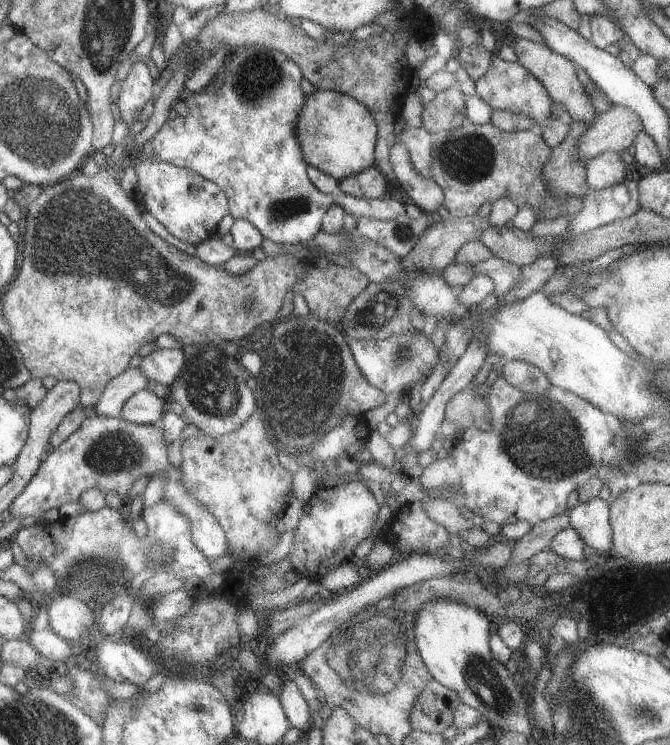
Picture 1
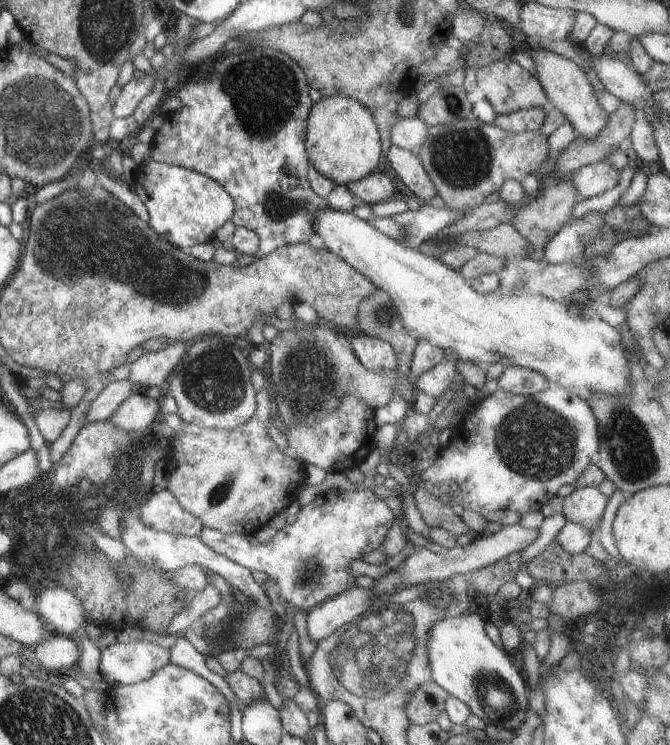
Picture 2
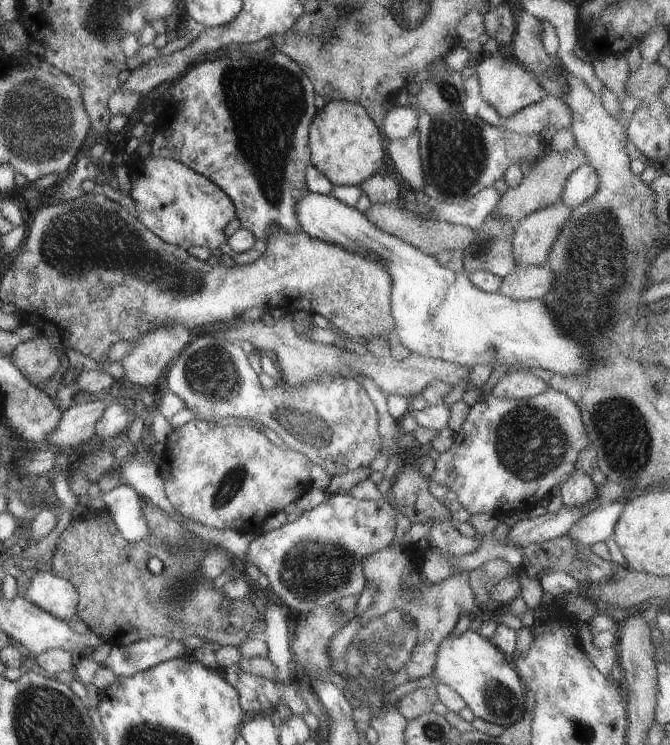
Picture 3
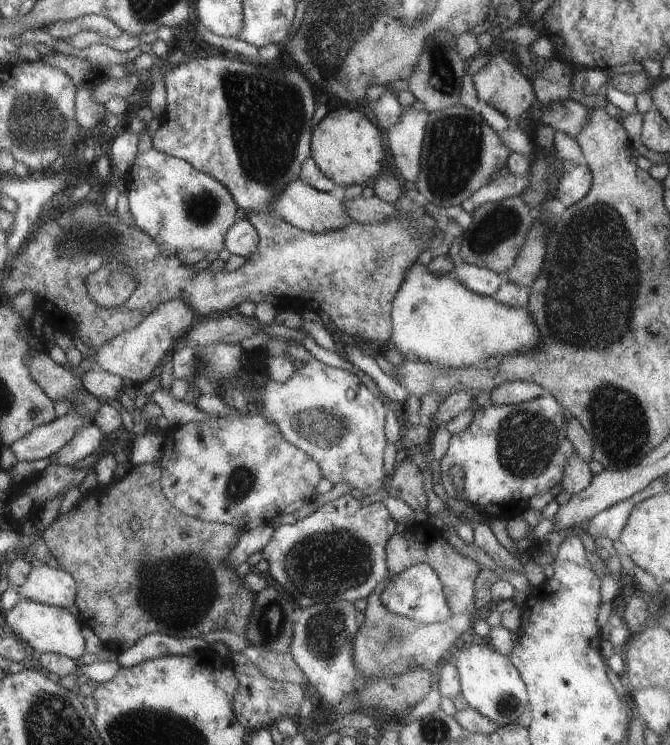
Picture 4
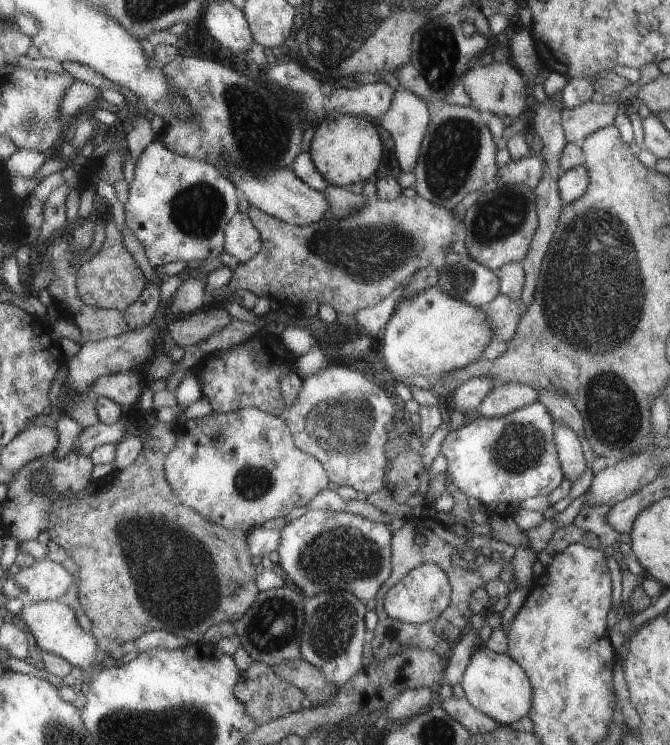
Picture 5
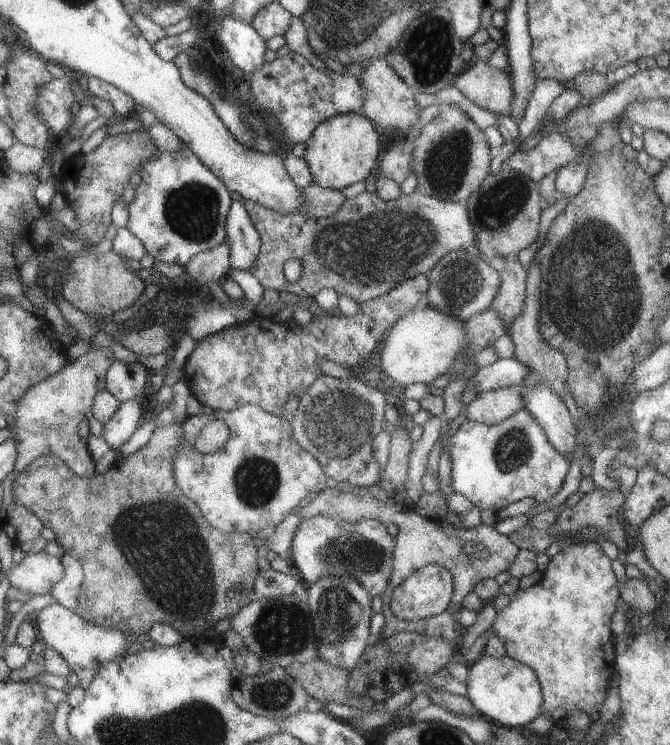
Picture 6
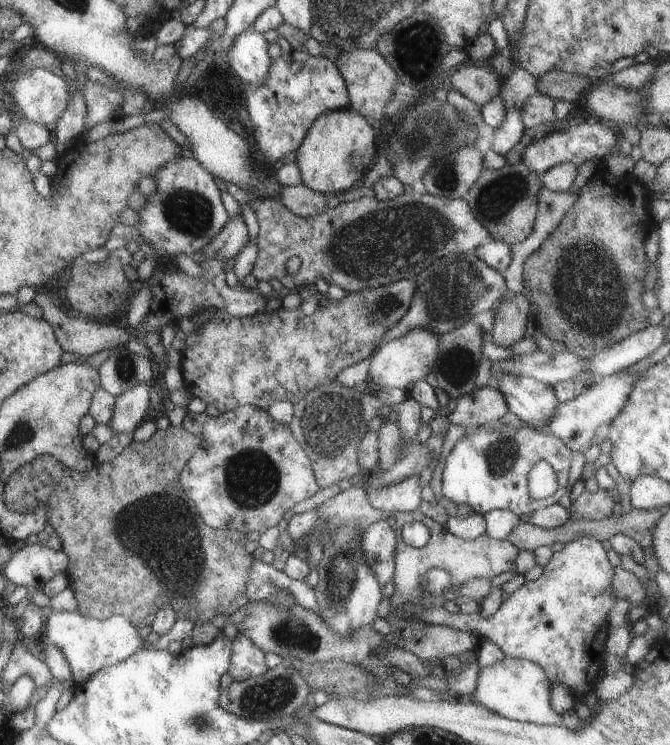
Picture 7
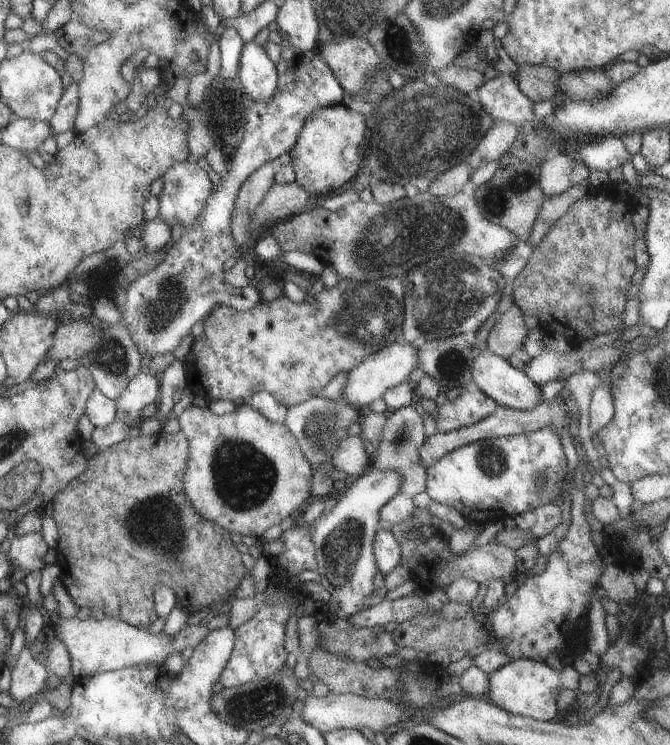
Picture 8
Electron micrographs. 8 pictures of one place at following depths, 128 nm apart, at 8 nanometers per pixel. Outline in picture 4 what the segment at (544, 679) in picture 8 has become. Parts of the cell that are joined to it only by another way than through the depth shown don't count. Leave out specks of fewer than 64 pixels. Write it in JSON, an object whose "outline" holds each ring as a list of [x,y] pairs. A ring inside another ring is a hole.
{"outline":[[[470,643],[465,648],[457,646],[457,651],[451,653],[451,659],[454,660],[460,692],[469,705],[468,708],[499,727],[516,723],[518,716],[528,709],[524,683],[507,655],[498,654],[485,644]]]}

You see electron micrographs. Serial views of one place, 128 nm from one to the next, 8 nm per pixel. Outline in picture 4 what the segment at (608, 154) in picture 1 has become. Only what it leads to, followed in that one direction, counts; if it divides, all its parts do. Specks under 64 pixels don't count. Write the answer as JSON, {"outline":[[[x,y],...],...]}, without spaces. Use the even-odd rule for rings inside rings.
{"outline":[[[583,162],[575,165],[573,169],[563,171],[557,180],[554,194],[555,198],[564,206],[576,204],[590,190],[592,176]]]}

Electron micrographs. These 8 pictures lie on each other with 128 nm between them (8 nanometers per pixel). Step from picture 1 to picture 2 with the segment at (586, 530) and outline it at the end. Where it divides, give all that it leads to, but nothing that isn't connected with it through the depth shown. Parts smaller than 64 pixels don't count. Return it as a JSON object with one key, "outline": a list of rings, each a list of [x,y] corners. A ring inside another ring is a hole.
{"outline":[[[575,487],[564,497],[562,516],[567,522],[581,524],[596,533],[607,498],[597,487]]]}

